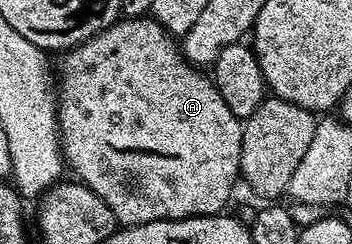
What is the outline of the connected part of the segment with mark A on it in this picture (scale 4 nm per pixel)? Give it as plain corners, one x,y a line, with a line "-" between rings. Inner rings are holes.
142,17
139,19
118,18
107,29
103,29
86,43
71,47
60,56
61,79
59,75
59,134
61,137
61,154
64,162
74,171
76,178
90,187
96,195
107,201
111,213
115,213
118,224
126,227
154,223
164,219
194,219
200,215
220,215
226,210
229,198
233,195
233,186
239,183
241,174
241,128
242,120
231,113
227,101
219,93
212,78
205,75
185,58
178,40
170,35
156,19

